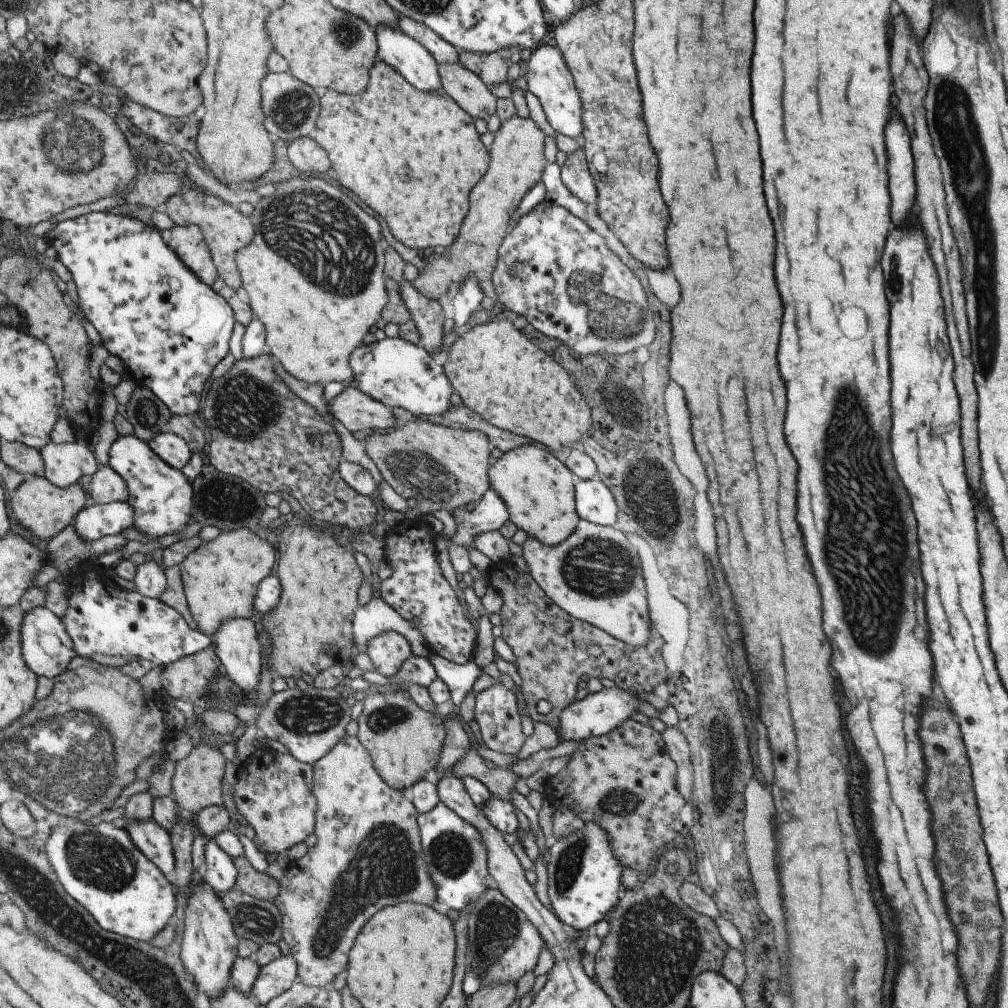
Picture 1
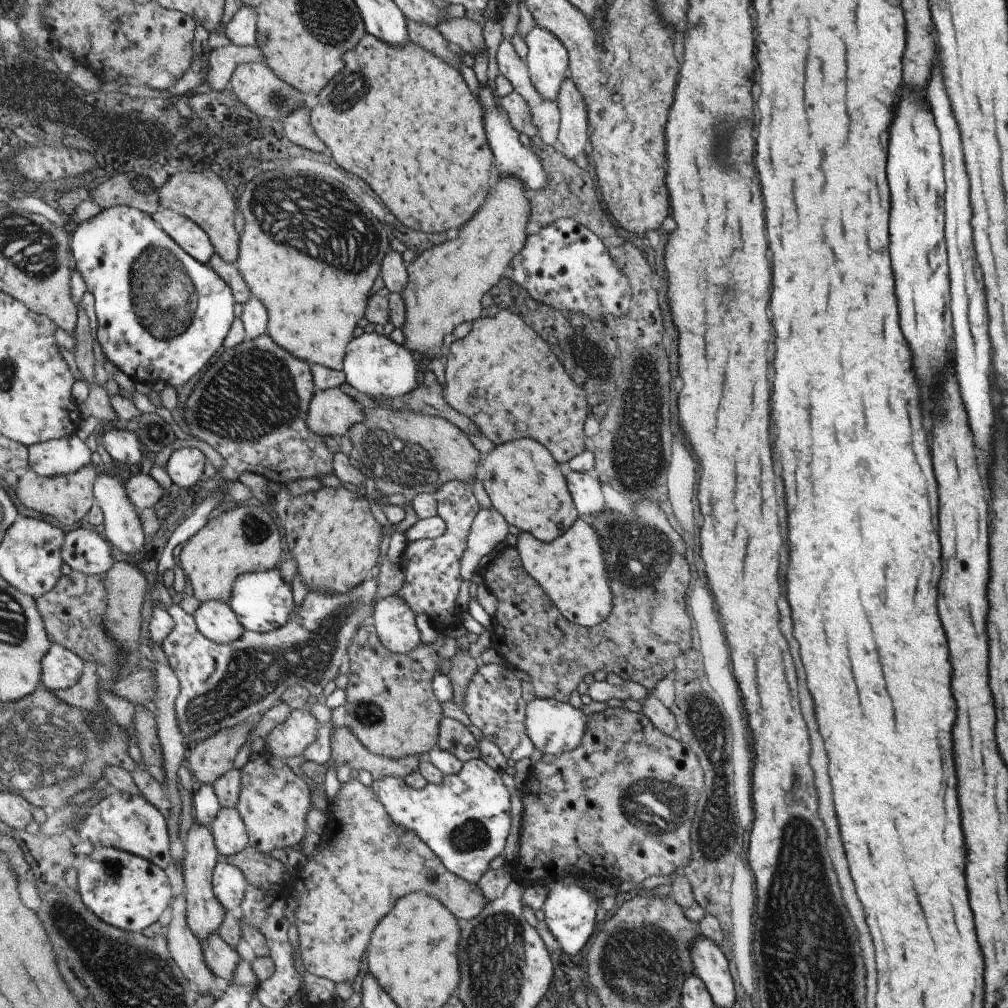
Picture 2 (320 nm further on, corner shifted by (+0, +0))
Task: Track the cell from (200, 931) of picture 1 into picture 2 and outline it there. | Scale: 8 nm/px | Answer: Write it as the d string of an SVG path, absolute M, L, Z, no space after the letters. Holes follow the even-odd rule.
M194 822L186 834L184 850L186 853L183 857L182 890L188 900L188 923L201 942L205 942L211 935L219 932L228 913L214 891L214 870L222 857L212 827Z

